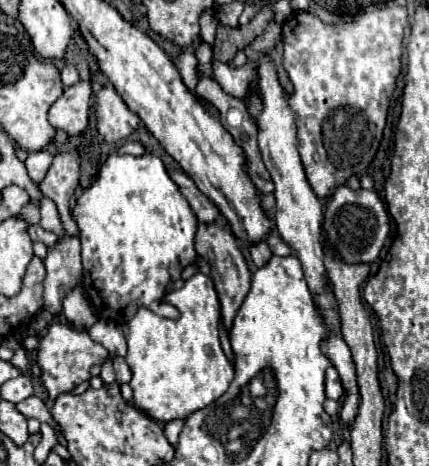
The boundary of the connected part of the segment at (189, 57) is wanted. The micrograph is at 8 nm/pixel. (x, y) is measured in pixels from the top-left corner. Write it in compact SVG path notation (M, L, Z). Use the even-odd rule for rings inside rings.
M184 51L176 61L176 67L182 75L182 81L186 83L186 87L192 91L198 83L198 73L196 73L196 57L192 51Z

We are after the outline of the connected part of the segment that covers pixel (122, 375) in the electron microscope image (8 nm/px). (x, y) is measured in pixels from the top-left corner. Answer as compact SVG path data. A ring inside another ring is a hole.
M112 357L112 367L114 367L114 373L116 373L116 383L130 383L130 367L128 363L124 361L124 357Z

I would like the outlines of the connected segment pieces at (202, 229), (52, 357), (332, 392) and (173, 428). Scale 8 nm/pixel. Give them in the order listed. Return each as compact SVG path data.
M214 221L214 223L198 223L198 231L196 231L196 251L198 255L208 261L208 265L212 267L212 281L214 287L218 291L218 299L222 305L222 319L224 319L224 327L230 329L234 315L238 313L244 297L250 291L250 279L252 273L246 265L246 259L242 255L242 251L236 245L236 237L232 235L232 231L224 225L224 221Z
M56 323L40 339L40 347L38 347L38 365L42 367L42 385L46 387L50 399L56 399L58 395L68 393L76 385L88 381L90 367L102 365L106 359L108 359L108 351L102 345L94 343L86 331Z
M328 367L326 369L326 379L324 379L324 389L326 389L326 397L330 399L340 399L342 397L342 385L340 385L340 379L338 379L338 373L334 367Z
M178 419L166 423L166 425L164 425L164 437L166 437L170 443L176 443L182 427L184 427L184 421L178 421Z

